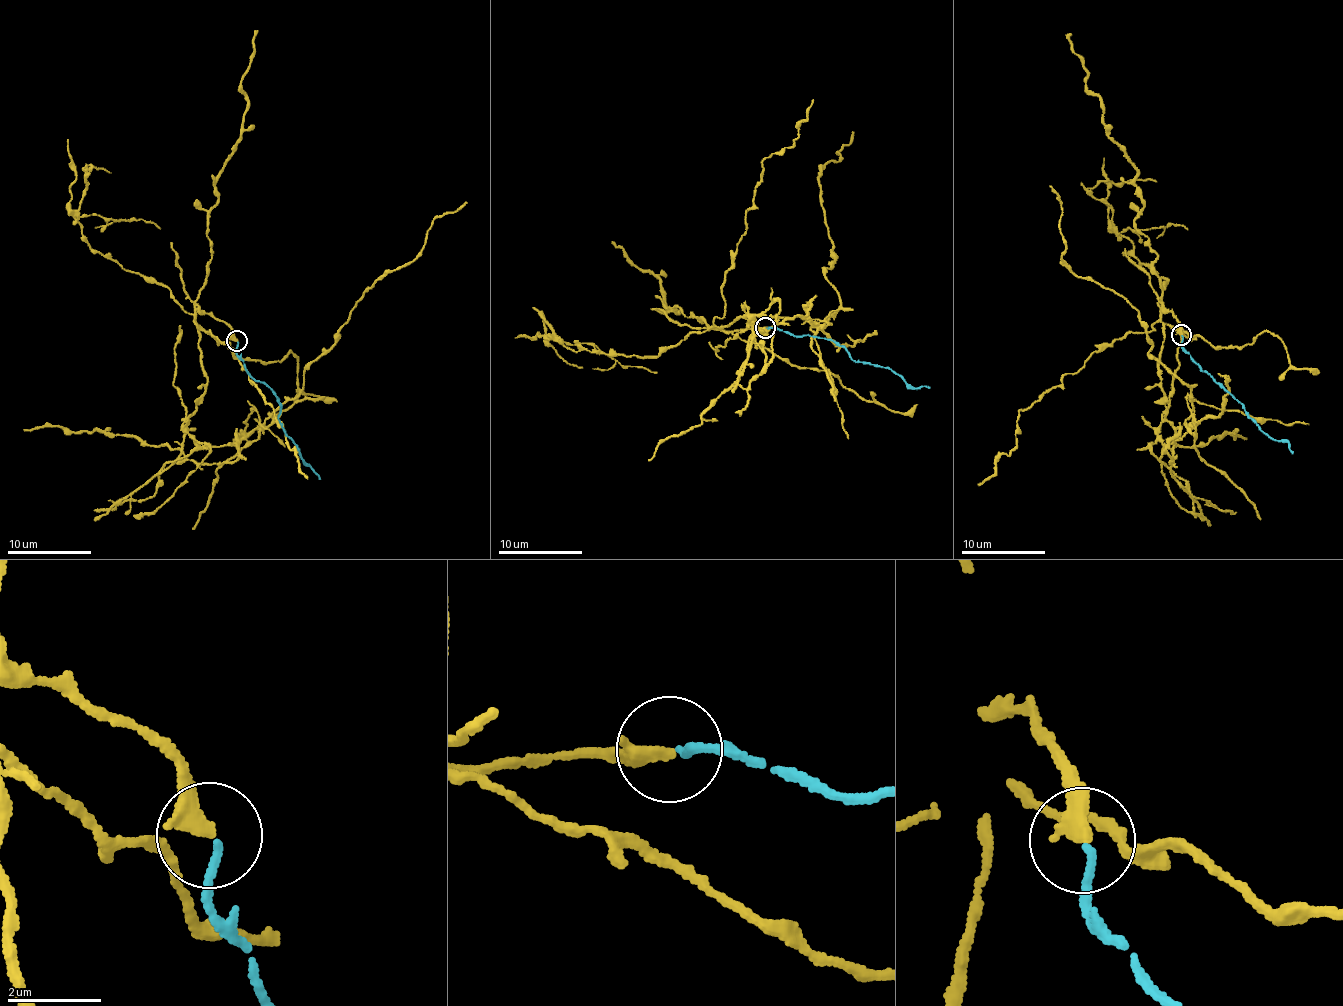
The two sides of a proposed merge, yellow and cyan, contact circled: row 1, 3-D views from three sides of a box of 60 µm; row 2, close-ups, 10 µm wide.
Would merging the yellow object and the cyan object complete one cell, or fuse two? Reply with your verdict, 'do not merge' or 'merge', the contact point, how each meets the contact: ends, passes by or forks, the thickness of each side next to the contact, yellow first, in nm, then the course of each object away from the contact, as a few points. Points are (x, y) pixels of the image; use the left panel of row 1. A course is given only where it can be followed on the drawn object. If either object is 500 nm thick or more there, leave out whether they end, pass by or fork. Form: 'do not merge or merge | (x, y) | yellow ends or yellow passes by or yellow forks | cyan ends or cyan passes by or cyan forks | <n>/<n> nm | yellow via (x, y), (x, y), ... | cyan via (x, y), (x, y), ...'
do not merge | (236, 341) | yellow ends | cyan ends | 400/150 nm | yellow via (237, 340), (195, 313), (207, 388), (182, 428), (199, 445), (253, 441), (374, 283), (466, 202) | cyan via (237, 342), (236, 353), (247, 371), (265, 382), (275, 395), (280, 407), (281, 428), (319, 478)

